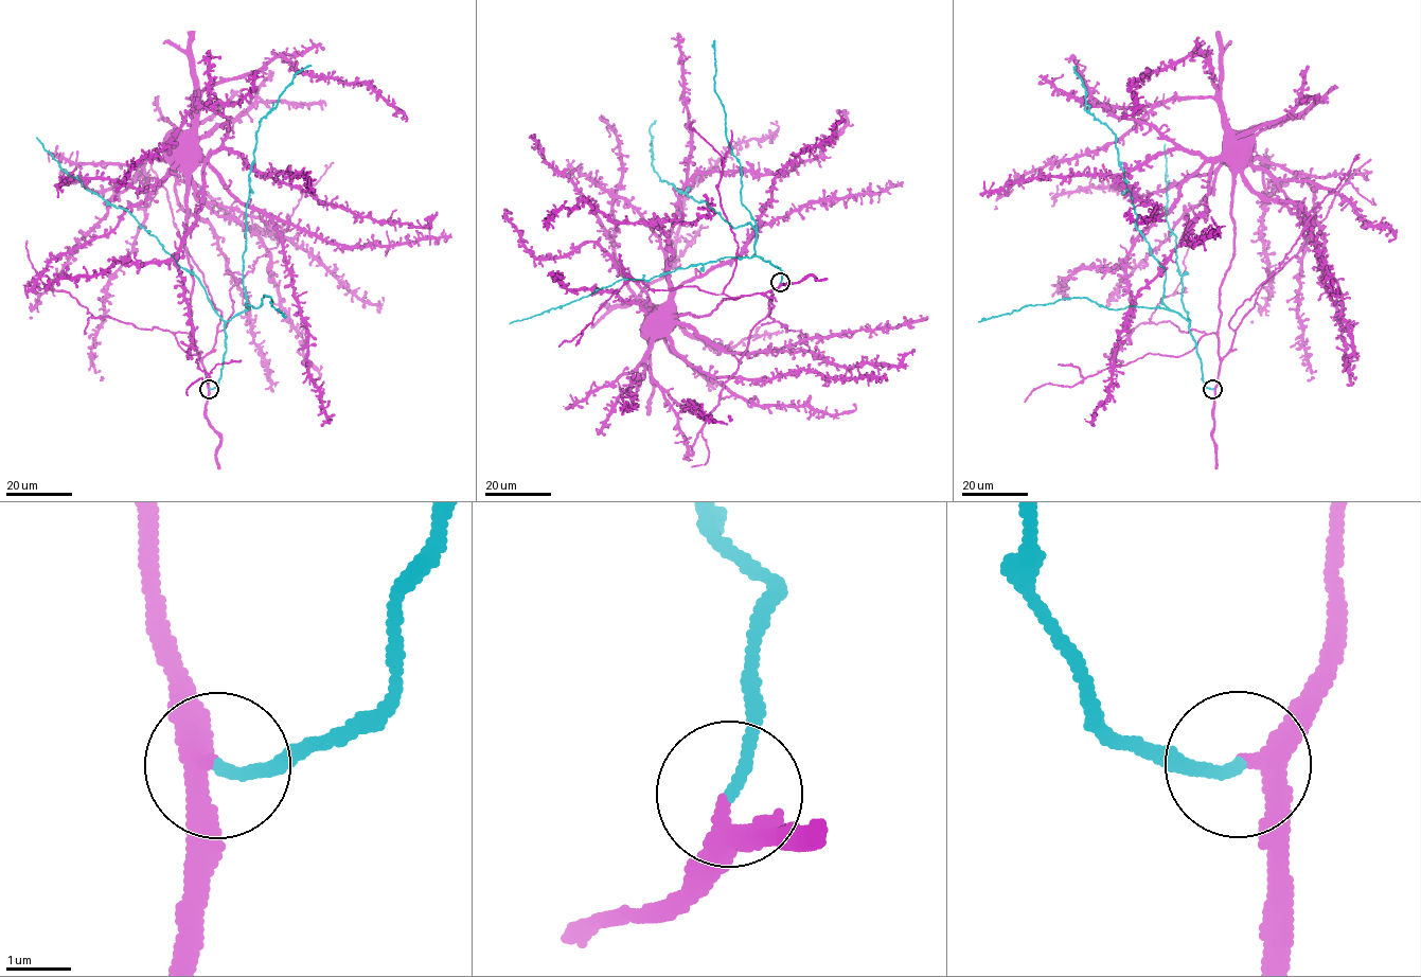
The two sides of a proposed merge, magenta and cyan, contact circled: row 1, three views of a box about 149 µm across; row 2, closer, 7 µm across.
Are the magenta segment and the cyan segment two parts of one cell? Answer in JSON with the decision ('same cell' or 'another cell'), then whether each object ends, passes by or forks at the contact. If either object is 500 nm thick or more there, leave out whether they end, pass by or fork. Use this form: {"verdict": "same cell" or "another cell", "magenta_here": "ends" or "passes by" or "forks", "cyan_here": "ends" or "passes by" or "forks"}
{"verdict": "same cell", "magenta_here": "passes by", "cyan_here": "ends"}

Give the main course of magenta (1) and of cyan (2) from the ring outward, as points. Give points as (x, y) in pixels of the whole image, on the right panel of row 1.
1: (1213, 389), (1219, 295), (1233, 245), (1224, 160), (1213, 164), (1204, 213), (1139, 291), (1108, 397), (1084, 419)
2: (1213, 389), (1203, 380), (1188, 320), (1161, 301), (1166, 269), (1136, 227), (1114, 135), (1085, 110), (1073, 67)

